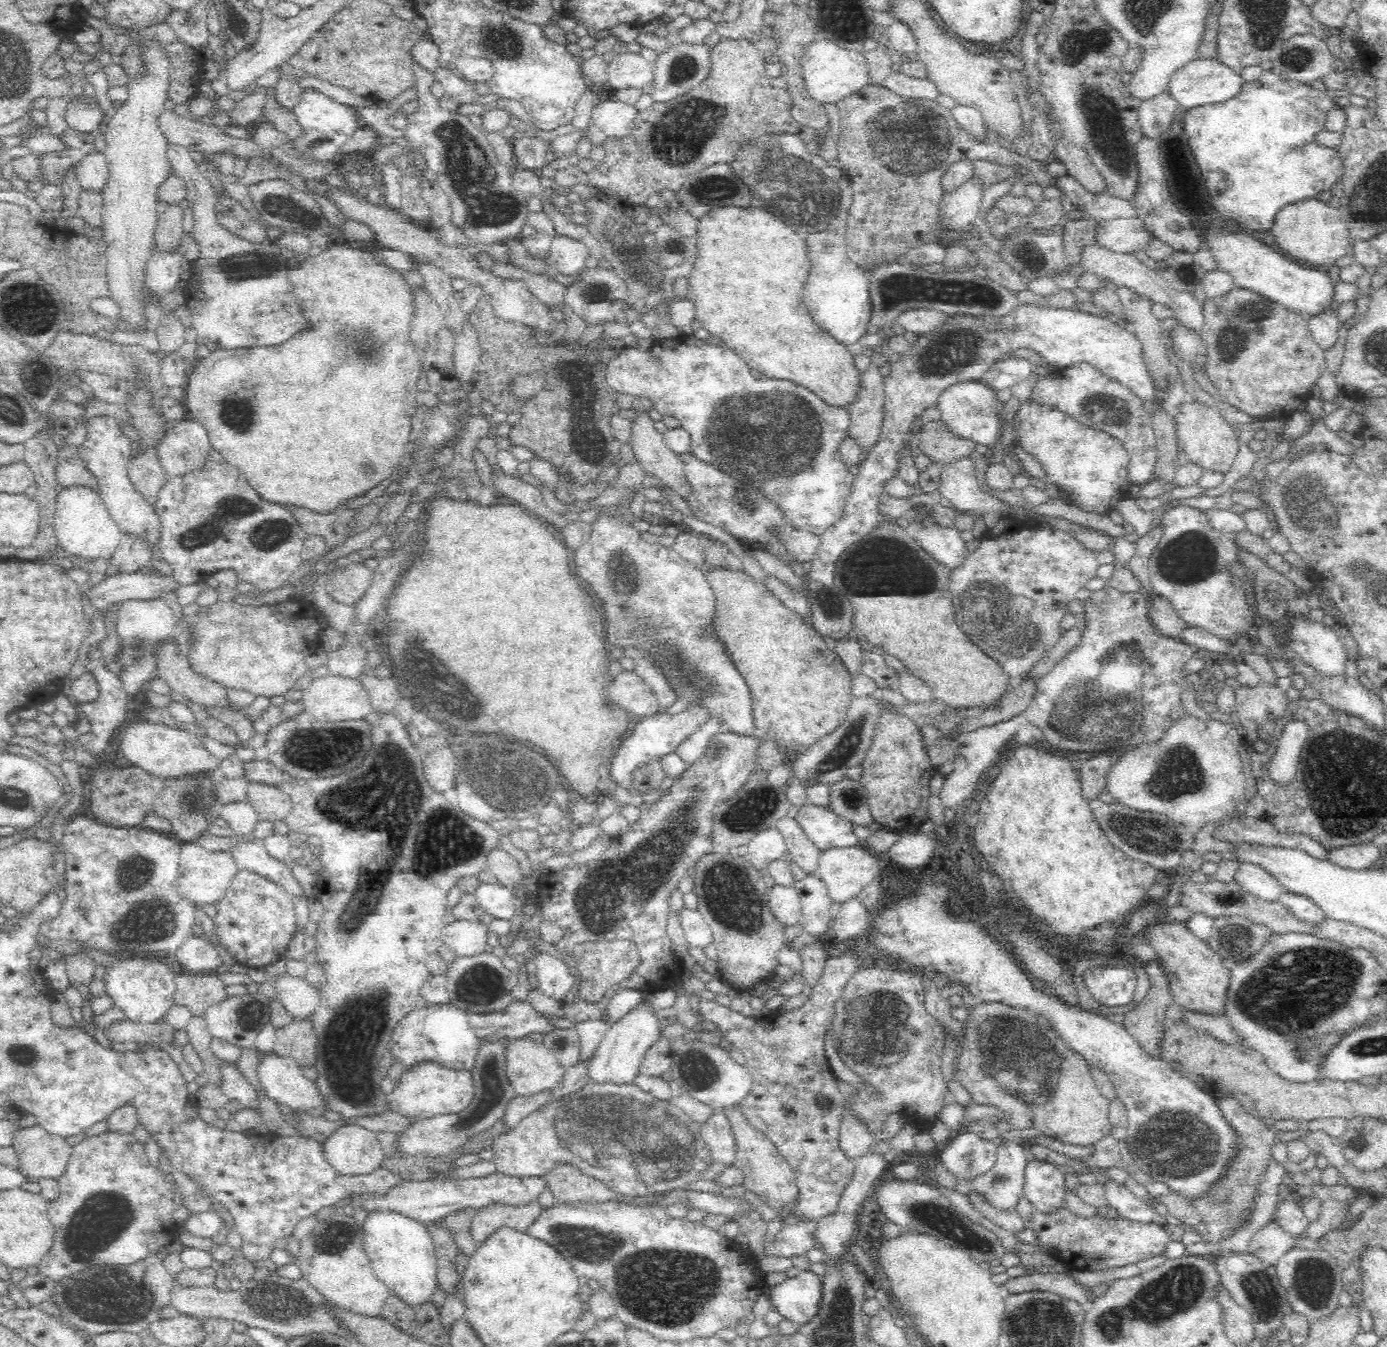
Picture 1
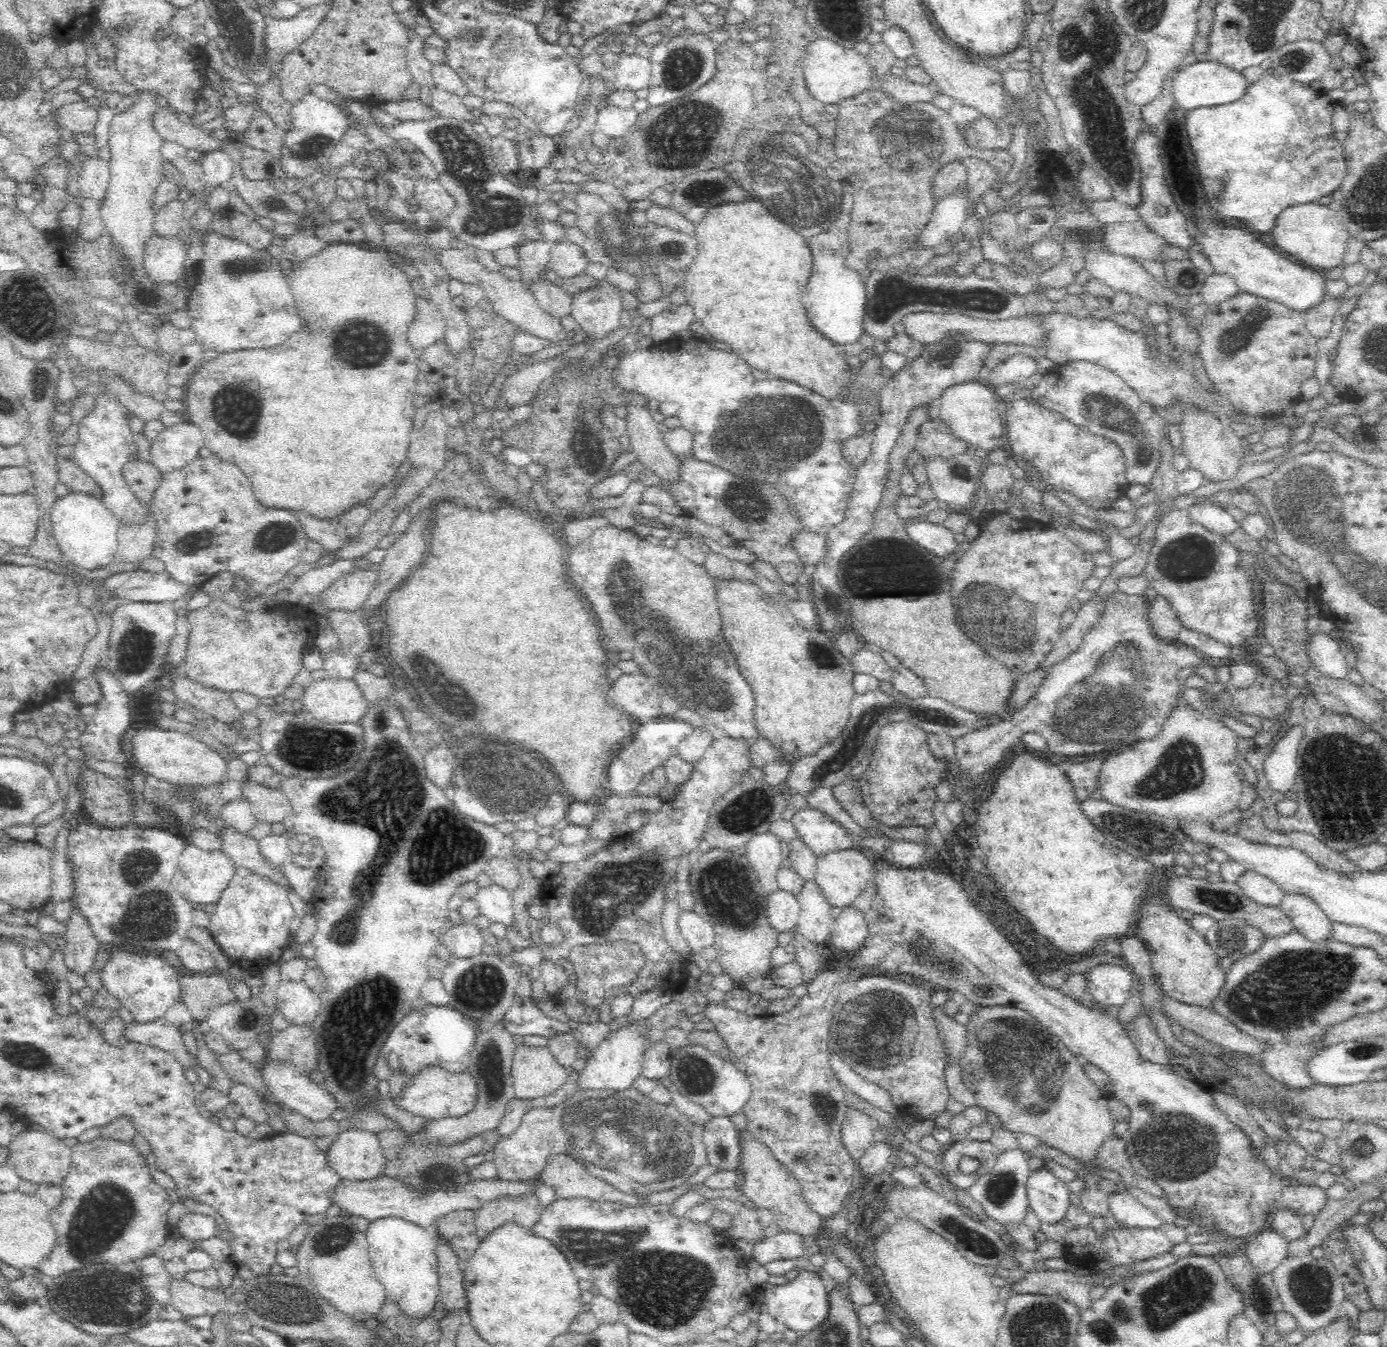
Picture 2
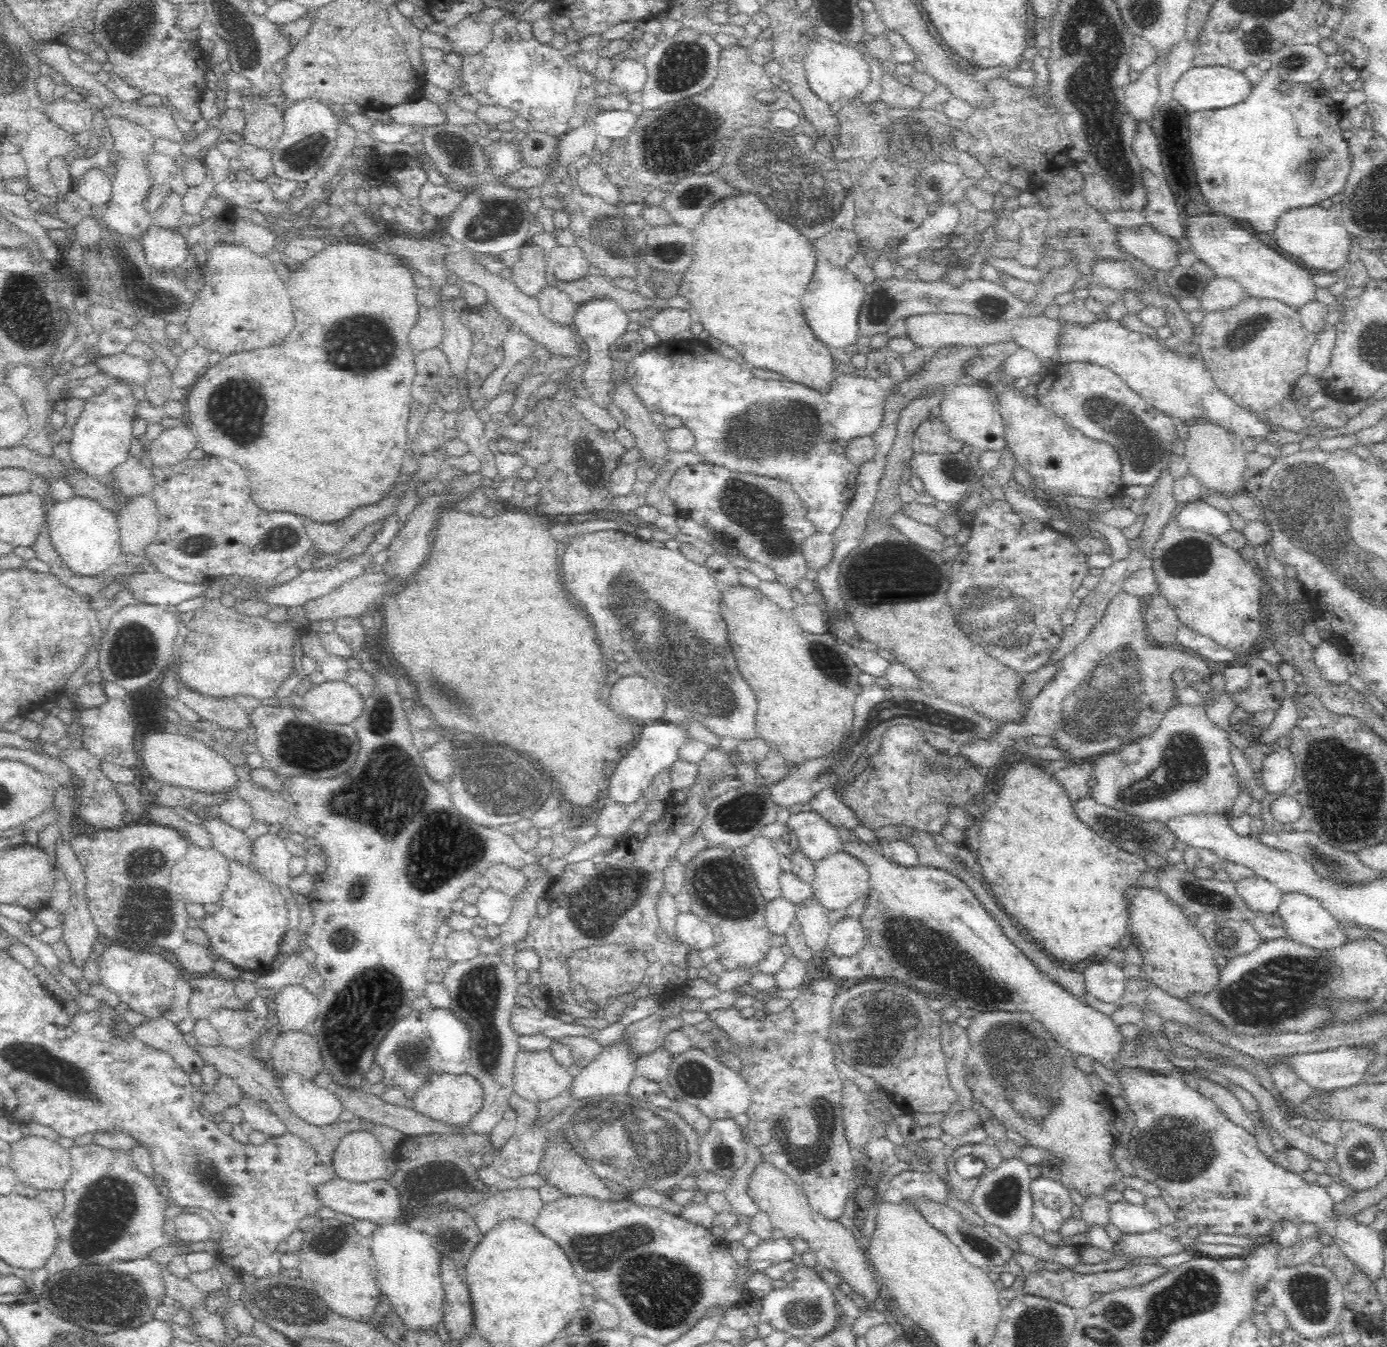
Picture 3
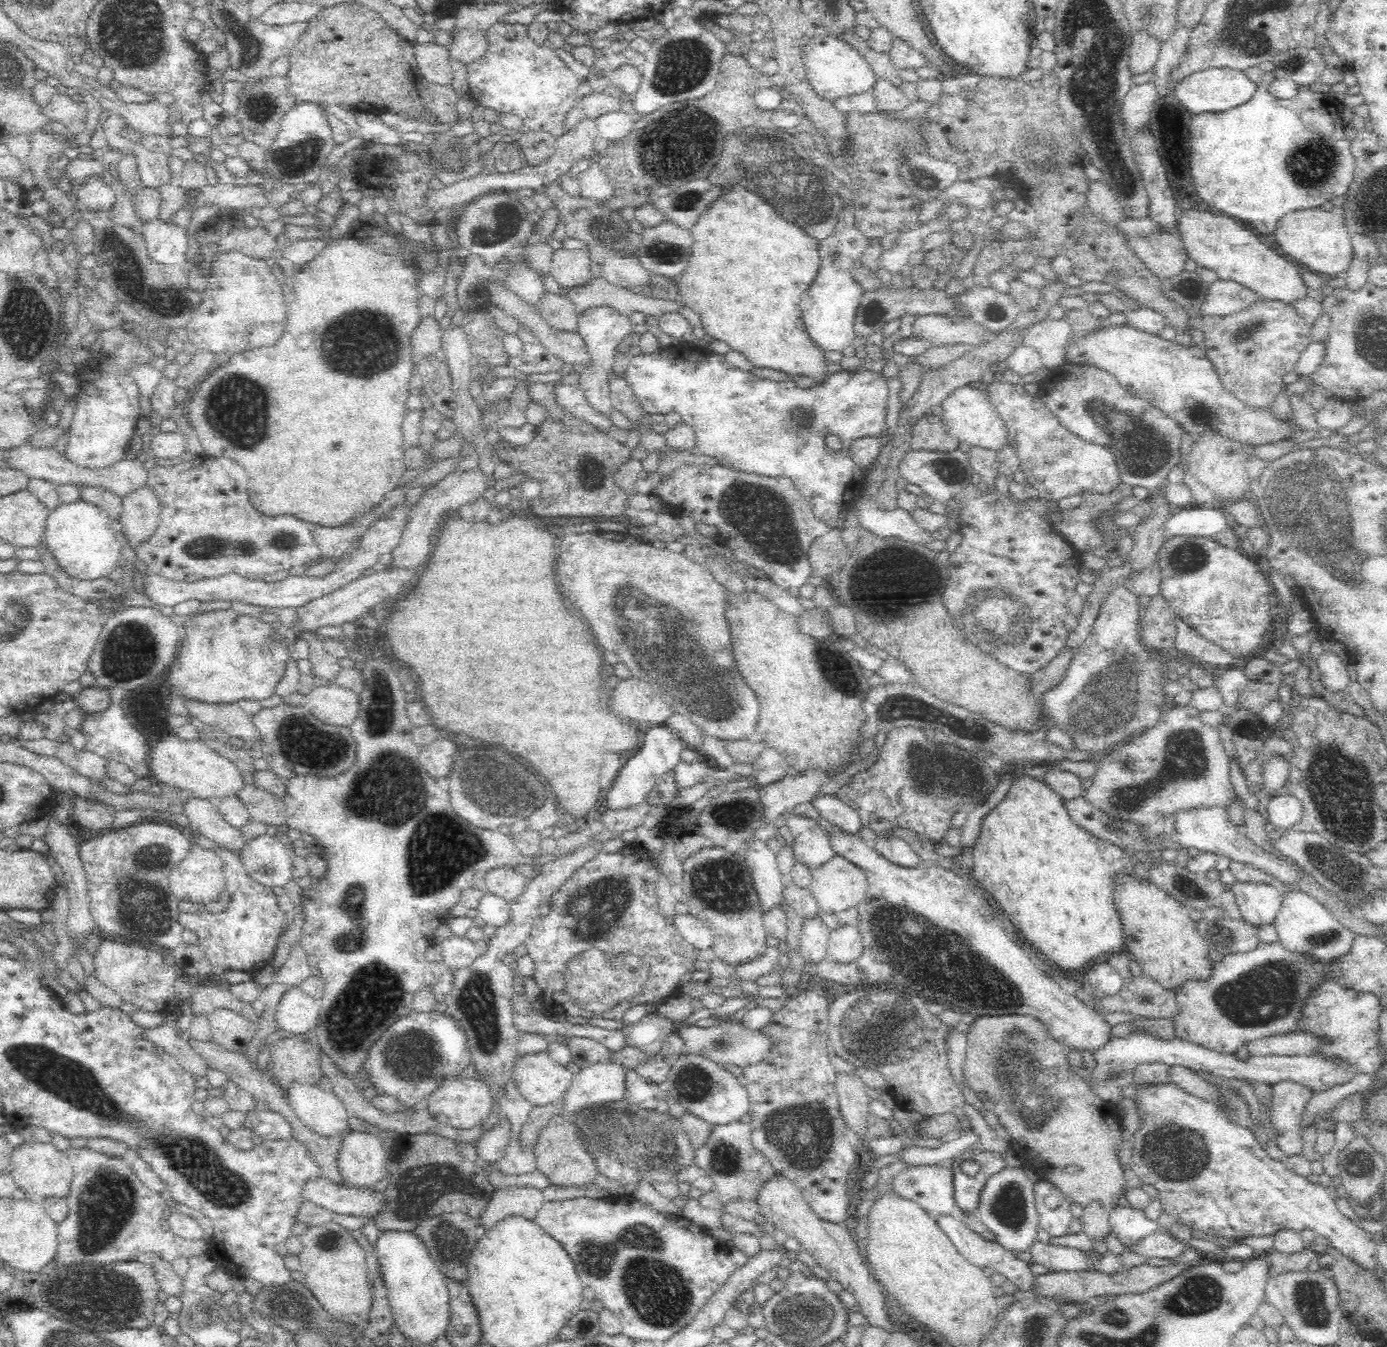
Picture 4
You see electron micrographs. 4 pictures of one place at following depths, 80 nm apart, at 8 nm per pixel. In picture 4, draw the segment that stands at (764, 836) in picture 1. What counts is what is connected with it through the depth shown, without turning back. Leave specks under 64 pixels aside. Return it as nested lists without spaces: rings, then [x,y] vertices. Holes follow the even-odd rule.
[[[765,841],[754,842],[746,856],[746,865],[754,880],[753,888],[763,914],[779,906],[785,890],[785,878],[778,871],[775,856],[773,844]]]

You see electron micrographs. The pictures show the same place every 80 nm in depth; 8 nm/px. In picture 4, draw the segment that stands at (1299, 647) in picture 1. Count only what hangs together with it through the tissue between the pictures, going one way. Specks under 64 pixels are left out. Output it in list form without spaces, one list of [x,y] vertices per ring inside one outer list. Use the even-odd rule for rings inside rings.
[[[1324,651],[1317,660],[1318,683],[1331,694],[1347,692],[1350,686],[1346,661],[1338,655]]]

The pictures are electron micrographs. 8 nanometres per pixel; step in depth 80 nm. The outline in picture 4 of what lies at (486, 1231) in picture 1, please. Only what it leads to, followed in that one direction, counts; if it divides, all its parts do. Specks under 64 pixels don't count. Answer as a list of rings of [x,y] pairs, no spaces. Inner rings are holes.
[[[508,1186],[496,1189],[483,1216],[486,1230],[504,1217],[524,1215],[534,1219],[546,1201],[543,1190],[538,1188]]]

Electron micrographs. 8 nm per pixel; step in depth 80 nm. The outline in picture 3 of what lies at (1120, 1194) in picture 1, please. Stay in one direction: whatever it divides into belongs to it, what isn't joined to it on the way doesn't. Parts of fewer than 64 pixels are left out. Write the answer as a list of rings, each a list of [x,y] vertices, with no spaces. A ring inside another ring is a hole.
[[[1126,1200],[1109,1206],[1109,1219],[1112,1226],[1126,1236],[1163,1229],[1154,1212],[1146,1206],[1133,1205]]]

